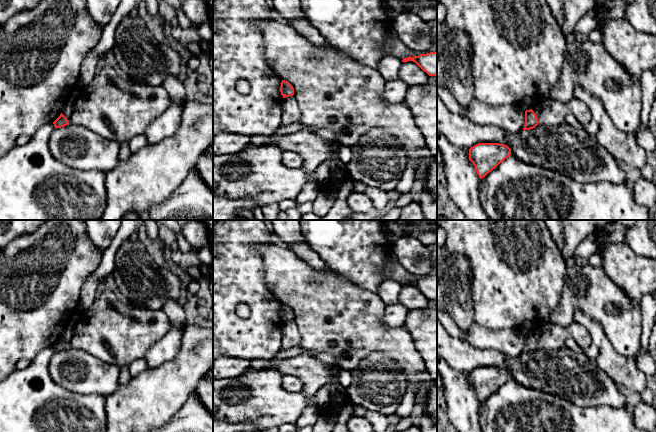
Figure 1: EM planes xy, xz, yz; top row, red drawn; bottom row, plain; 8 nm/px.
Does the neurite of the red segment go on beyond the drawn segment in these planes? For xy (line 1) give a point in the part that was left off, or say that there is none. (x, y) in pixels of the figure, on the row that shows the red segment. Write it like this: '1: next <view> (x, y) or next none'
1: next none

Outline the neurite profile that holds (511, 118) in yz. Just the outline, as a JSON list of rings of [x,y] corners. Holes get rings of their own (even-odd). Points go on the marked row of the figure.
[[[473,98],[466,110],[467,118],[481,126],[495,126],[518,133],[525,125],[525,111],[517,105],[493,106]]]

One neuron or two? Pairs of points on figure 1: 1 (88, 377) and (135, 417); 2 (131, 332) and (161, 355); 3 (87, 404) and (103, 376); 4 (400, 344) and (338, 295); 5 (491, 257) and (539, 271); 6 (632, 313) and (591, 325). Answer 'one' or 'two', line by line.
1: two
2: two
3: two
4: one
5: one
6: two

